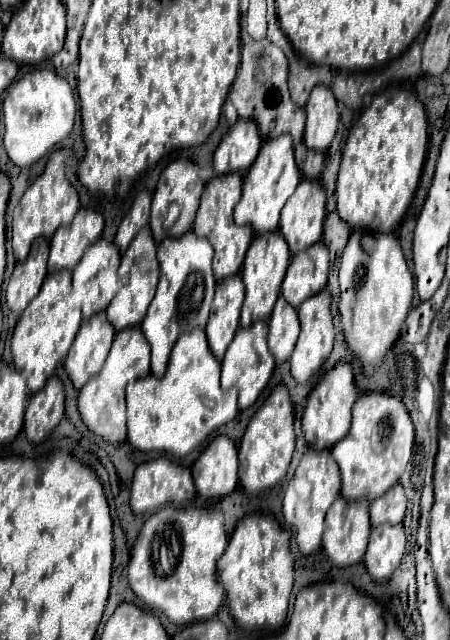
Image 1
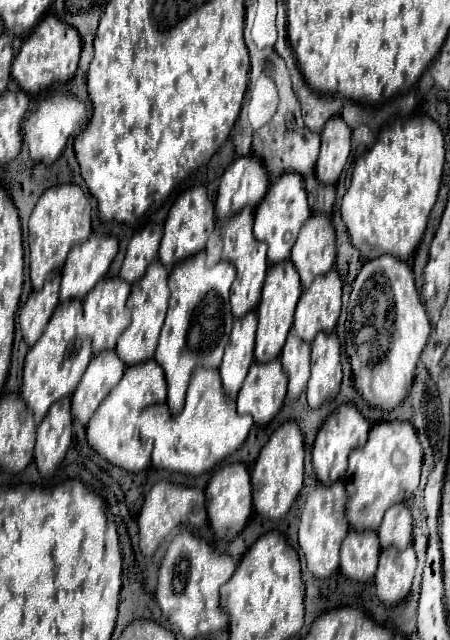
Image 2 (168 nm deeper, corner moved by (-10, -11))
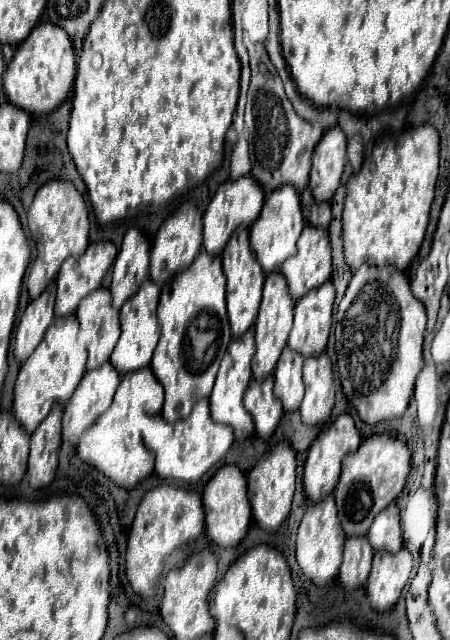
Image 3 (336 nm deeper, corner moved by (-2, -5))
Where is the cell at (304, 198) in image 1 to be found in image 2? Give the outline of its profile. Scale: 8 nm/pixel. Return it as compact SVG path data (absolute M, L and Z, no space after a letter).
M312 214L306 220L290 260L300 274L304 288L308 288L316 276L324 276L332 270L336 260L336 236L326 214Z

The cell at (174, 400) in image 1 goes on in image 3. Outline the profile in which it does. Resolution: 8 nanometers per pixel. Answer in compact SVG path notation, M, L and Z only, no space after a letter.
M198 398L192 406L190 416L176 422L166 422L160 414L150 416L146 428L142 430L144 444L156 456L154 472L160 478L174 478L184 482L198 482L234 443L234 430L212 422L208 398Z

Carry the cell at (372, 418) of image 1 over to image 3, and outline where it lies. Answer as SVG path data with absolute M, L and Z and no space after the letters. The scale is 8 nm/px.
M386 432L364 438L360 448L356 452L350 452L342 460L342 474L336 484L334 496L340 526L348 536L368 534L368 528L376 518L376 514L384 510L390 502L394 502L396 496L402 492L410 472L410 464L412 464L412 452L406 440Z

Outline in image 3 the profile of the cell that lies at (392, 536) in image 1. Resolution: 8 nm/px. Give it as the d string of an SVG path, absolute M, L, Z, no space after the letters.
M406 548L396 554L390 554L386 550L374 552L374 564L366 584L372 608L378 612L392 608L398 602L400 592L410 578L410 572L412 554Z

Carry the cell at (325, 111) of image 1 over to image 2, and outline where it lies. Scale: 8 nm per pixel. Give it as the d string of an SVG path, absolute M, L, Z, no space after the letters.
M334 116L326 122L322 130L322 146L320 146L320 156L316 162L316 178L322 184L336 184L352 150L350 142L350 128L348 124L340 118Z

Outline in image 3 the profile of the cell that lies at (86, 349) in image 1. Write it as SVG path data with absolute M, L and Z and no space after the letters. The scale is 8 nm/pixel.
M104 362L96 370L86 370L82 382L78 384L74 396L64 408L62 438L72 446L78 444L78 438L112 402L114 390L118 388L120 374L110 362Z

